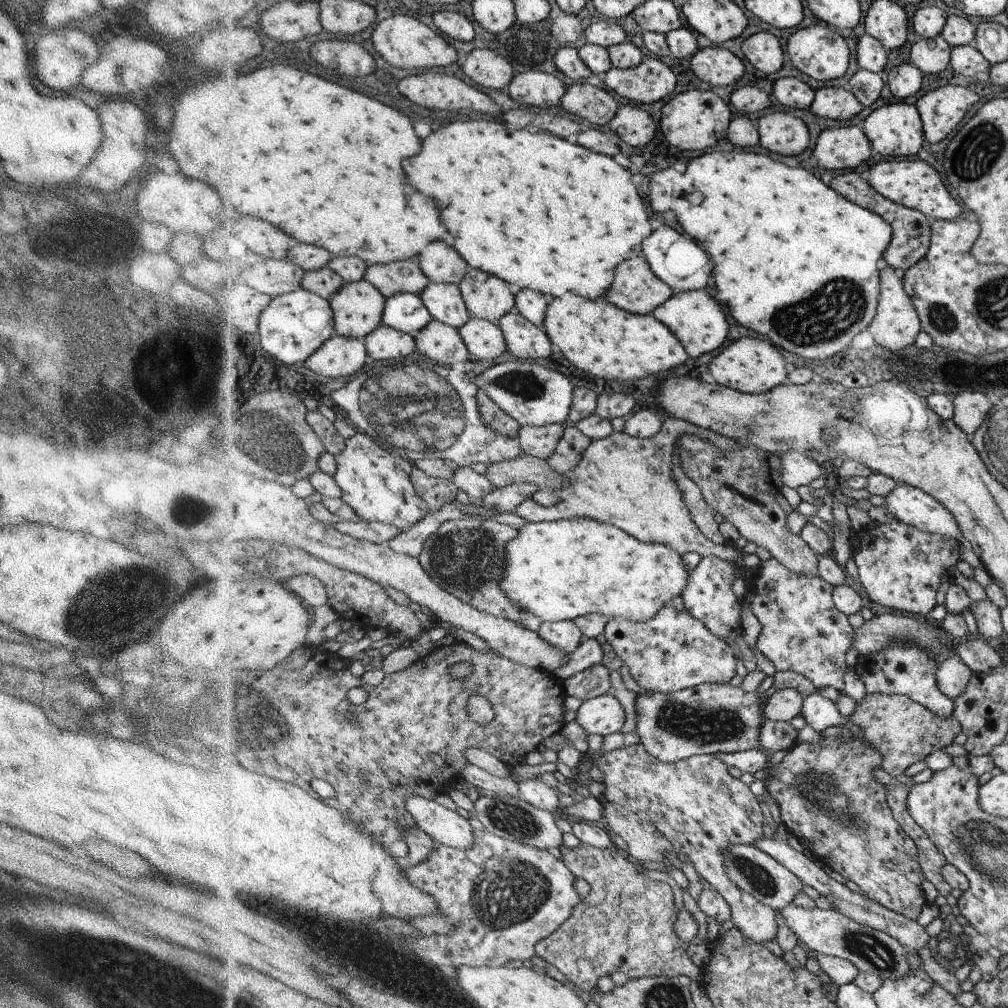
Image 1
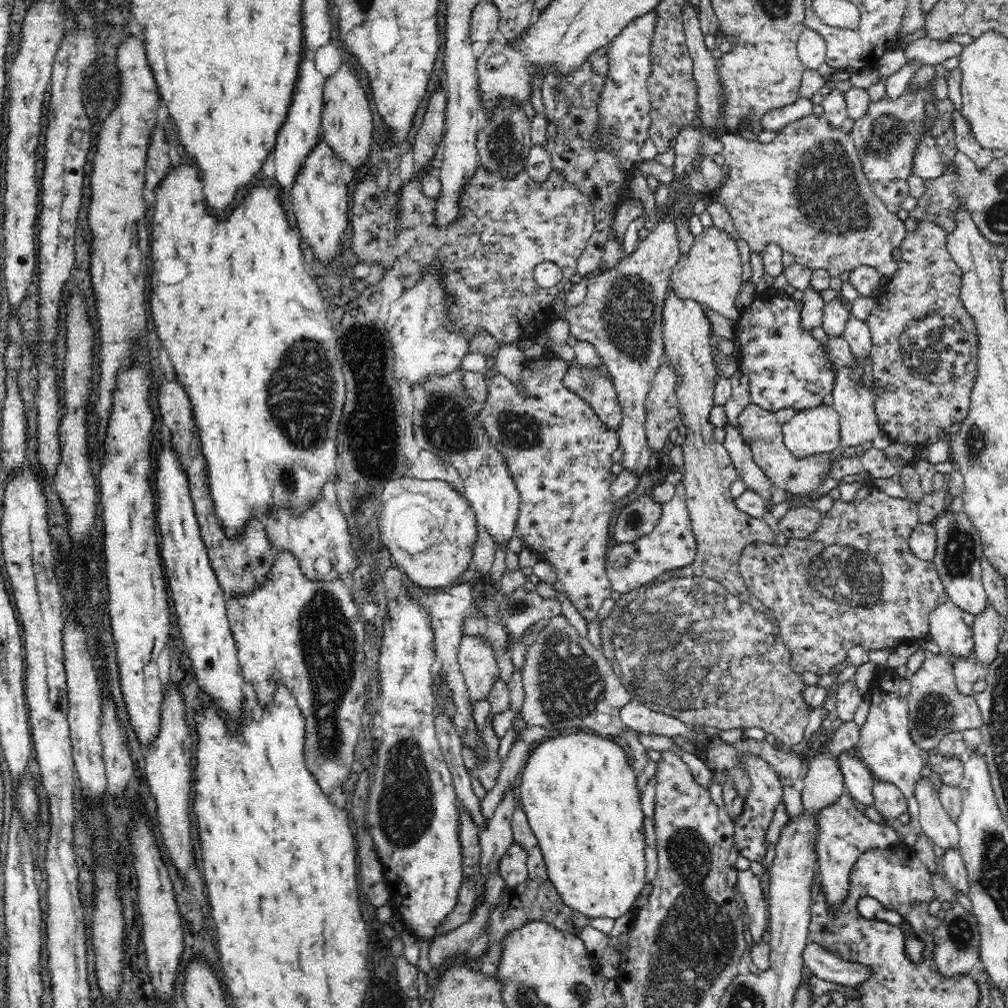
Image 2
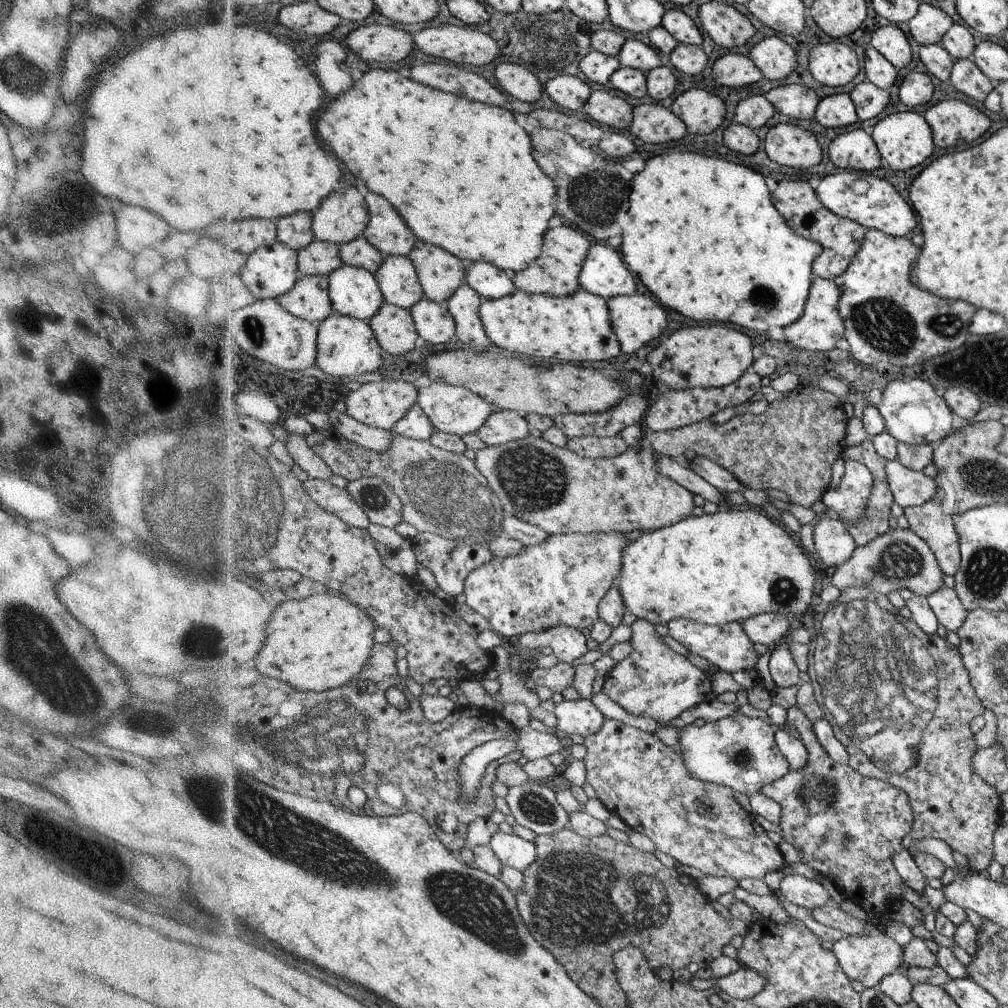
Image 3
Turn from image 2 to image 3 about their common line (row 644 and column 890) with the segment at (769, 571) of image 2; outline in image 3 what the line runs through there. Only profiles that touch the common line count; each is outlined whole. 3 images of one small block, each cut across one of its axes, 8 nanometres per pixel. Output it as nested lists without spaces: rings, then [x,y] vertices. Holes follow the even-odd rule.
[[[797,705],[790,707],[787,712],[788,720],[800,730],[799,738],[808,749],[809,760],[804,768],[788,771],[782,779],[767,784],[760,791],[781,806],[782,838],[799,847],[804,863],[818,870],[824,877],[830,877],[847,898],[860,904],[870,917],[886,916],[893,900],[896,897],[902,898],[901,887],[904,882],[898,876],[891,856],[902,851],[902,838],[910,832],[913,811],[910,808],[910,797],[902,789],[880,778],[863,777],[849,764],[836,763],[819,743],[814,723],[808,720]]]

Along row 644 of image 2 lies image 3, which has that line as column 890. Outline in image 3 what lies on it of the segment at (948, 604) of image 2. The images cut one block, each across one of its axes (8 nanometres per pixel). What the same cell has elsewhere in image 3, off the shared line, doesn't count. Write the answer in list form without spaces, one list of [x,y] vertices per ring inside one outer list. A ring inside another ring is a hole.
[[[873,928],[871,934],[866,936],[844,937],[833,943],[832,951],[838,957],[839,965],[843,968],[846,976],[854,982],[860,982],[865,988],[872,988],[889,974],[899,969],[903,962],[903,947],[886,933],[881,934]]]

